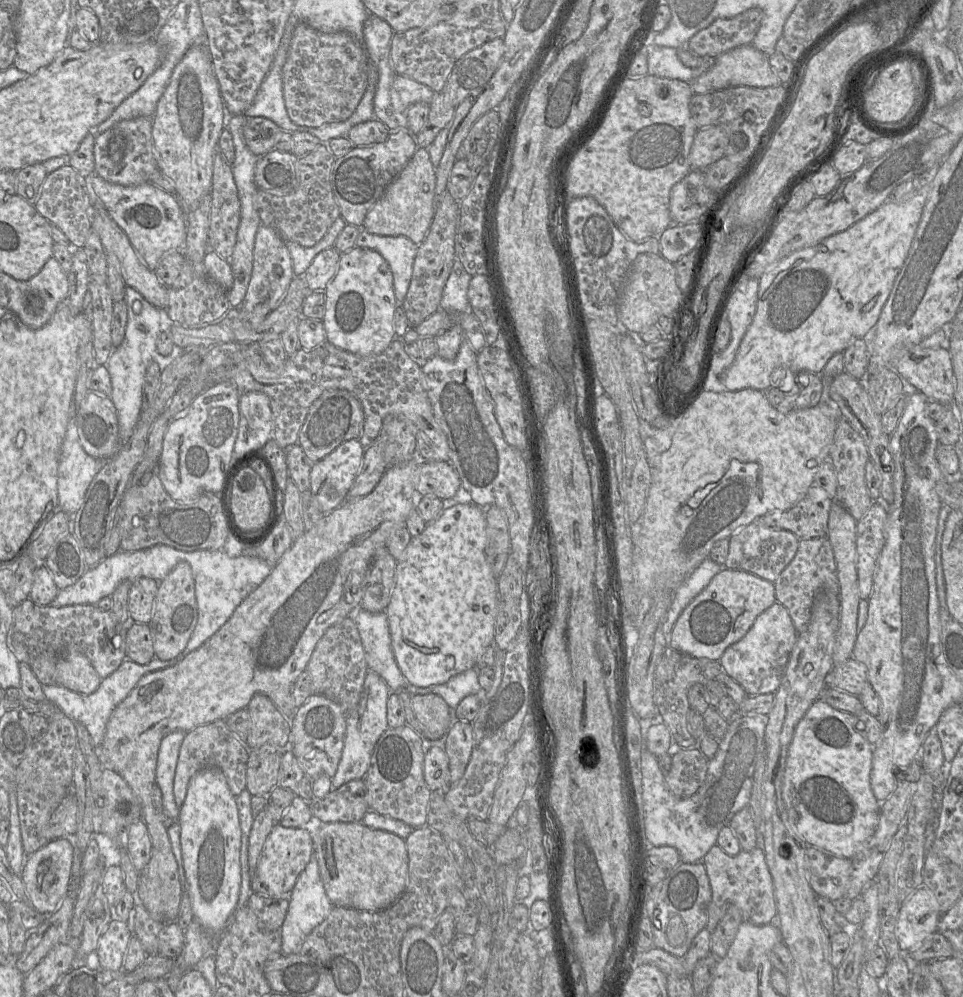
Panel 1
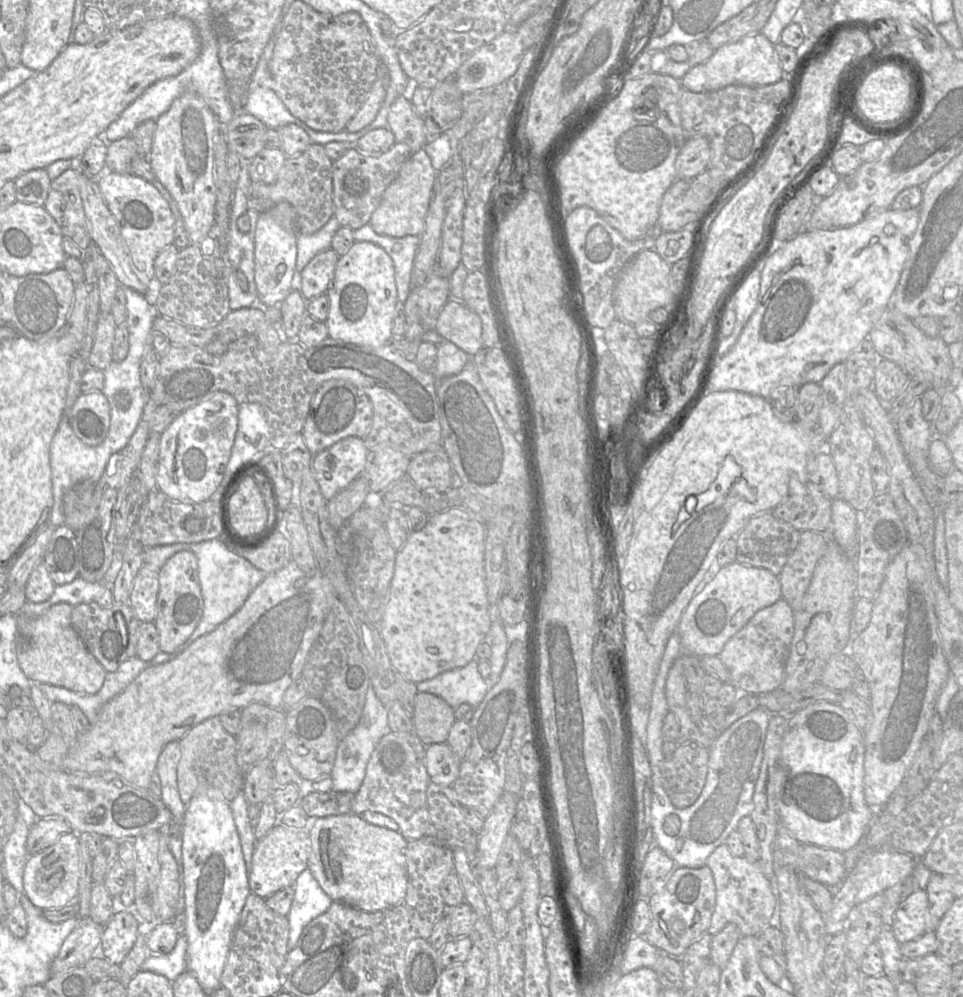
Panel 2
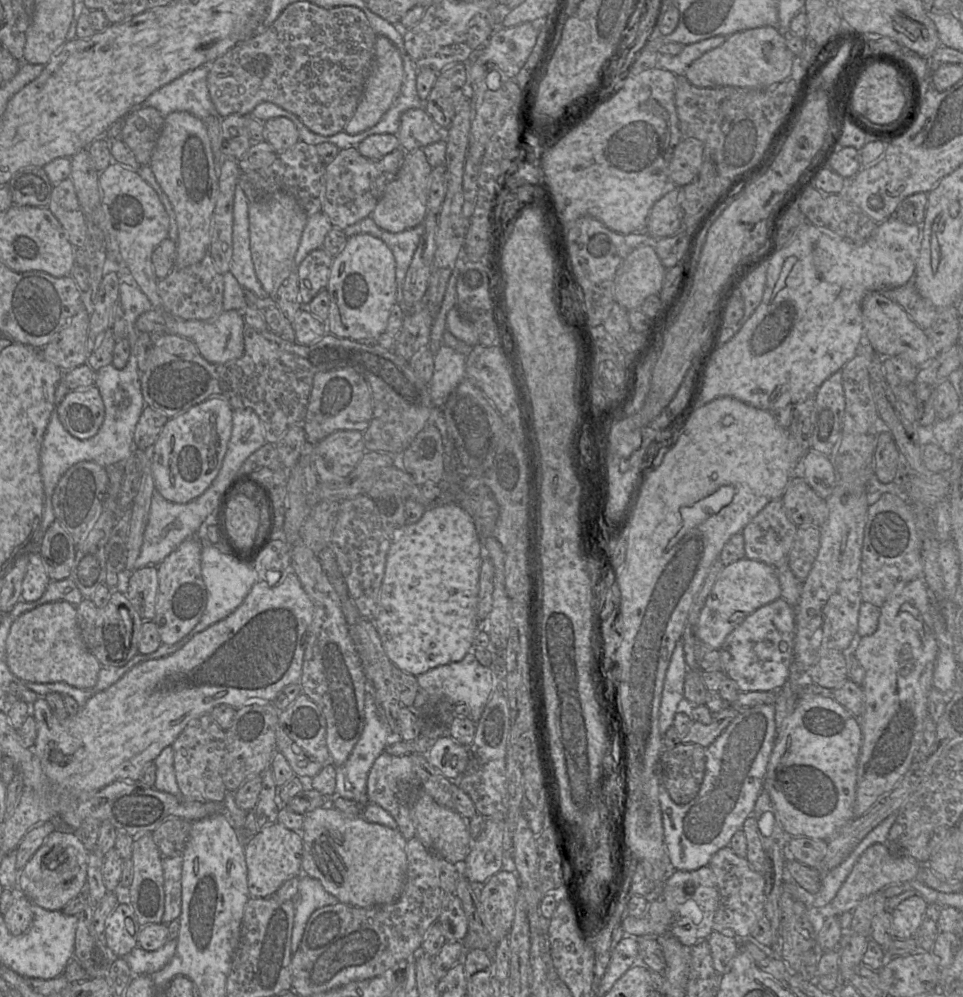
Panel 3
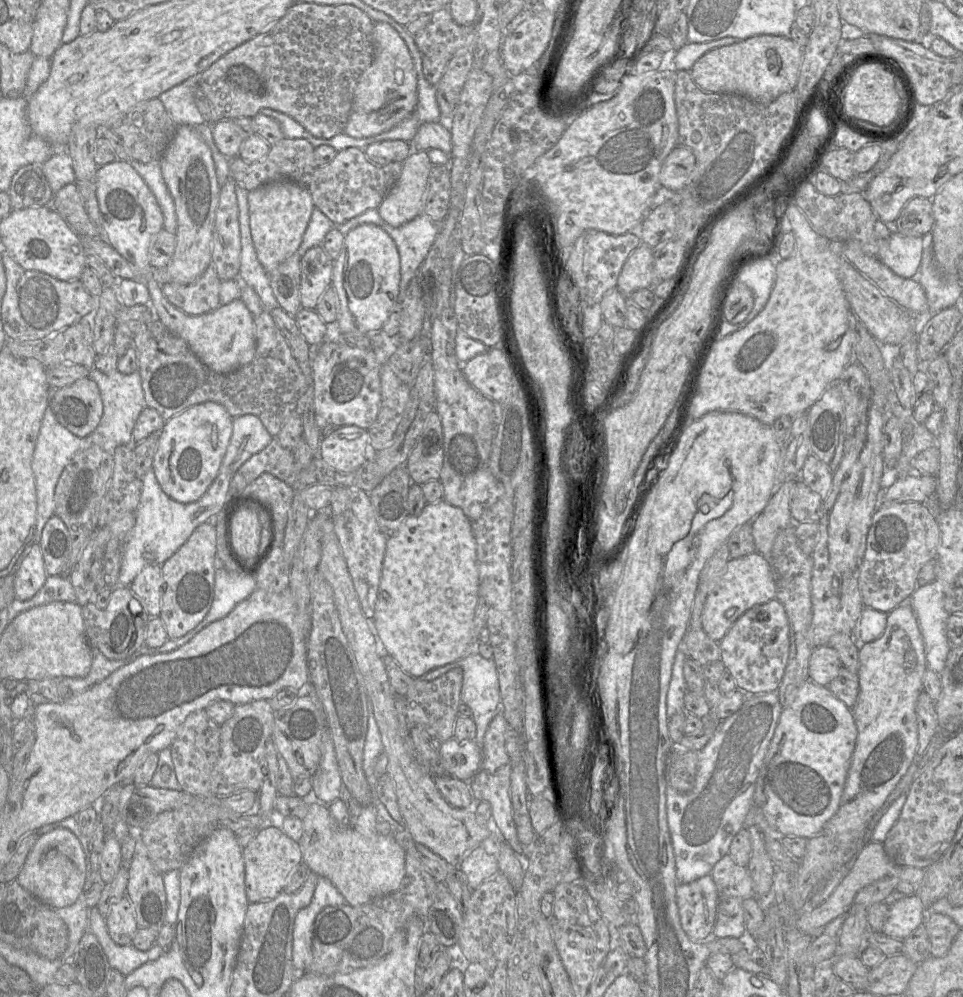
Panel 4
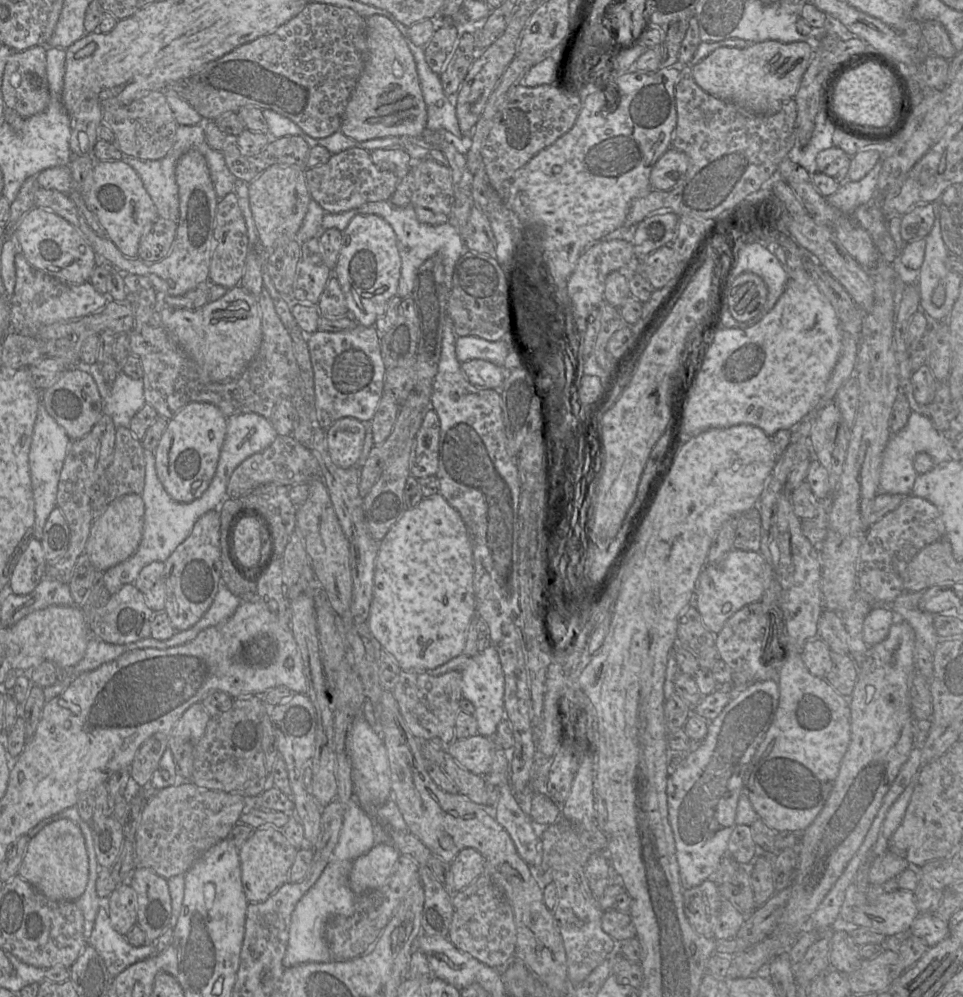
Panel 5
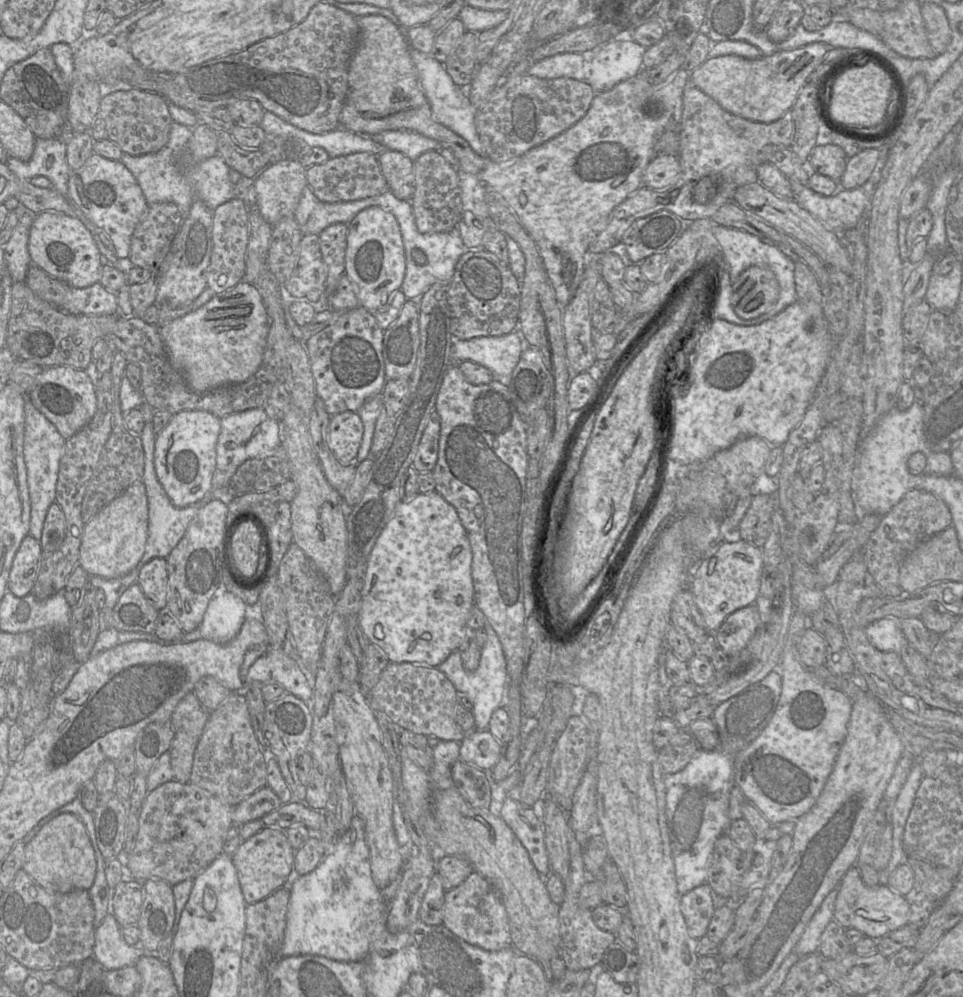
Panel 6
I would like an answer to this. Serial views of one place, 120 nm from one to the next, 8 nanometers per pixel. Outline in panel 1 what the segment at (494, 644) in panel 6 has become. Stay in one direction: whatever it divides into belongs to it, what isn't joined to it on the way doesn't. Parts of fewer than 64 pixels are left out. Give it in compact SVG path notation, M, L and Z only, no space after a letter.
M475 668L468 669L453 676L444 684L429 687L415 687L407 683L405 687L412 695L433 693L442 697L451 710L468 695L482 695L483 689L478 682L478 672Z

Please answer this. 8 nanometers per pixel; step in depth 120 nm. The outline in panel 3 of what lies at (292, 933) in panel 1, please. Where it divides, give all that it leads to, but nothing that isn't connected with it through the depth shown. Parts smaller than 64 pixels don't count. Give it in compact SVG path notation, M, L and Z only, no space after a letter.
M306 874L299 876L298 894L295 902L294 925L292 929L291 952L295 953L300 945L306 923L312 913L339 900L329 894L322 884Z

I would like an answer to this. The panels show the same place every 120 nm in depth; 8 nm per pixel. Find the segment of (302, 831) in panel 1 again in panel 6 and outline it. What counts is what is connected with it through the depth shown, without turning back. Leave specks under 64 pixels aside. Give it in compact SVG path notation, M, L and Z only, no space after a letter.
M265 827L246 841L242 841L232 856L244 899L247 904L259 902L280 887L289 885L294 876L295 849L285 830Z

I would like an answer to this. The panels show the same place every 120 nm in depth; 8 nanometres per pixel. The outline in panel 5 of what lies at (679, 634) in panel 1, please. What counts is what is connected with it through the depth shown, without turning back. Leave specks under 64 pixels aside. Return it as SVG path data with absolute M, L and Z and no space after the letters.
M735 548L719 561L706 564L695 585L693 604L707 629L717 635L726 621L737 611L749 604L761 601L769 583L770 574L771 568L760 552Z

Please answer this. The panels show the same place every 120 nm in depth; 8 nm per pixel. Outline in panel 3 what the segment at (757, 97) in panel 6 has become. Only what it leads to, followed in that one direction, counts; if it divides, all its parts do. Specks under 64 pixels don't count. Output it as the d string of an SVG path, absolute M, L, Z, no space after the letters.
M763 26L733 33L719 47L703 54L686 69L685 77L698 88L735 86L767 89L792 76L796 71L796 57L786 46L783 32L778 27Z

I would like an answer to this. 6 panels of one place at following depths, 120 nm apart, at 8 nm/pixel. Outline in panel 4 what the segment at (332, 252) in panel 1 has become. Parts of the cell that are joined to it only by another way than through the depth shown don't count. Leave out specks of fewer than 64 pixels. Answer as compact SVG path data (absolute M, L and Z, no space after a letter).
M317 245L308 249L300 259L300 303L302 308L314 309L319 298L331 286L334 260Z

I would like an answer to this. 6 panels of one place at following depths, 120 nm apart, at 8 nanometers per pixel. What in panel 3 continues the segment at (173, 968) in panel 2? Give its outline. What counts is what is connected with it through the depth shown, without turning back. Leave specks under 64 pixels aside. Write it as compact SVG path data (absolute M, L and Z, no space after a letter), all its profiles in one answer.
M177 940L167 941L156 951L146 951L138 946L122 958L129 965L132 977L153 974L162 970L171 961L176 947Z

